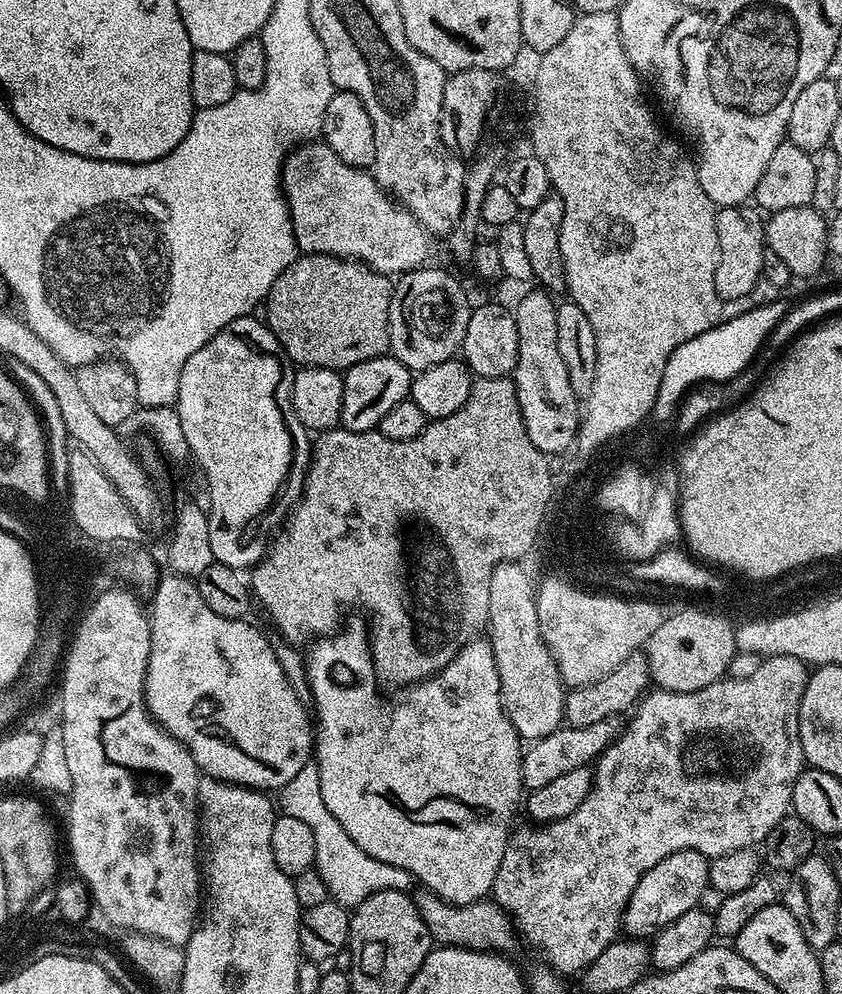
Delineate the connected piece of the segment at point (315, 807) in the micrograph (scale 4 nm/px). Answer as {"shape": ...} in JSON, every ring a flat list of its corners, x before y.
{"shape":[[315,762,304,764,302,770,298,770,298,774,290,778,290,782,286,782,286,786,278,789,278,796,279,811,290,818,298,818,310,828,316,851,314,870,322,878,322,882,326,882,328,895,332,900,343,906,357,906,379,891,407,893,410,886,413,887,414,881,410,873,398,866,390,866,386,862,370,858,370,854,366,854,366,850,359,848,354,838,350,838,350,834,342,830,342,822,338,822,338,818,330,814,326,802,322,802,322,782,318,778,318,766]]}

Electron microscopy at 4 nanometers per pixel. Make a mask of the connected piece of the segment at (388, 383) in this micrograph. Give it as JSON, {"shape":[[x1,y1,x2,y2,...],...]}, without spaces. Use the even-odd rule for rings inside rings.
{"shape":[[385,354,350,366,343,377,340,424,348,432,370,432,379,429,382,418,386,418,388,411,398,406,398,402,409,399,414,373,411,368,398,362,395,356]]}

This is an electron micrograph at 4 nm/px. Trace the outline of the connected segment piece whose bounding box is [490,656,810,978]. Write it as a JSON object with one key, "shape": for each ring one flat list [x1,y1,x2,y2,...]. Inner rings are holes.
{"shape":[[770,656,762,660,758,670,750,678,741,680,721,678,697,692,649,691,635,709,636,717,629,722,628,729,625,727,595,761,592,789,582,802,582,806,578,806,578,810,574,810,570,818,533,827,533,832,524,828,521,832,511,833,508,848,502,858,502,866,498,866,496,885,493,886,490,896,503,912,508,913,522,940,524,936,525,942,530,947,537,948,544,955,543,963,547,967,564,978,567,978,571,972,583,973,621,935,624,907,628,905,630,894,634,894,634,886,638,886,642,874,646,874,646,870,654,870,654,866,658,866,662,858,682,850,694,850,702,853,703,856,713,858,730,854,731,851,743,848,755,849,763,845,770,829,778,826,778,822,782,822,782,818,789,815,792,806,792,784,806,768,798,730,798,710,809,675,809,665,803,660,793,656]]}

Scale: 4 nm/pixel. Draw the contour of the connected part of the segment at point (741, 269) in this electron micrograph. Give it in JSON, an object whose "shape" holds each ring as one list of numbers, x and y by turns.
{"shape":[[730,204,721,207,716,213,718,226,718,266,714,274,714,286,721,301,743,301,754,290,754,282,762,279,763,252,766,247,764,239,765,221,760,220,761,213,752,206]]}

